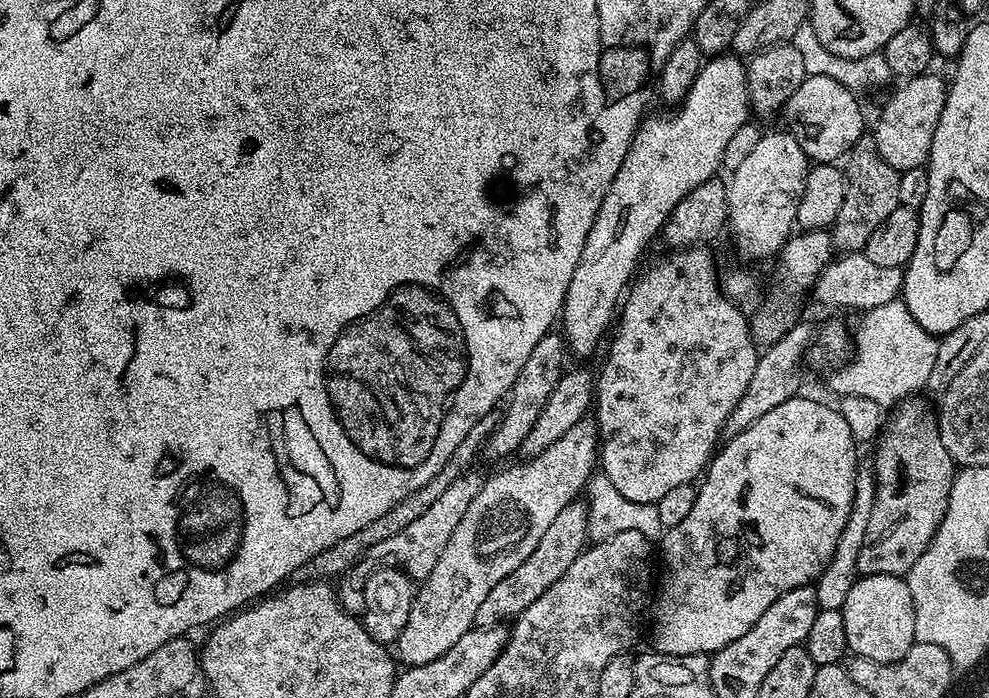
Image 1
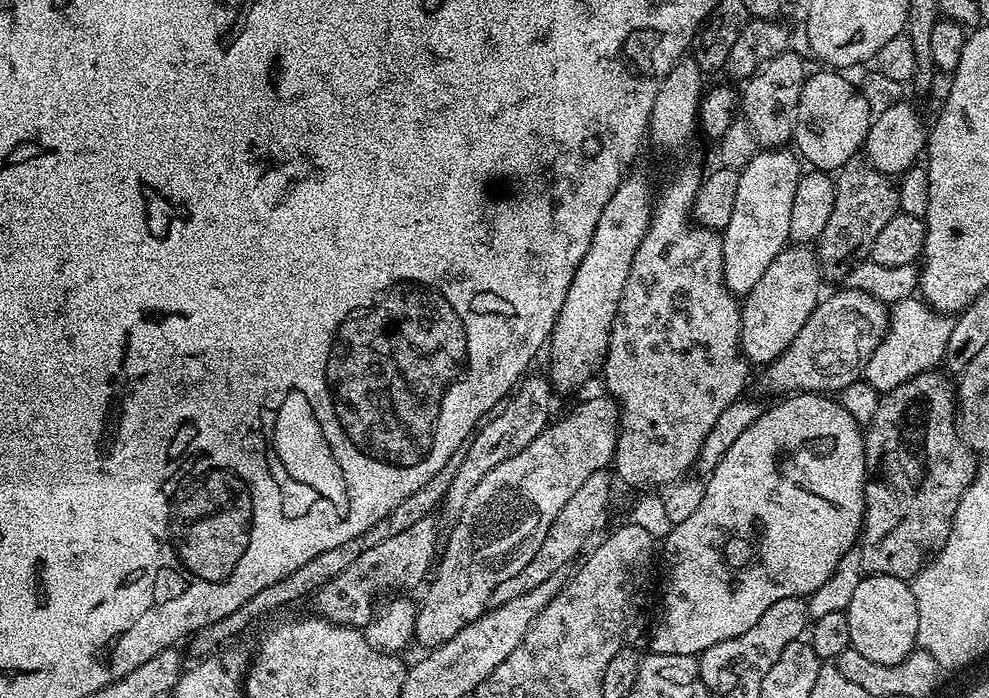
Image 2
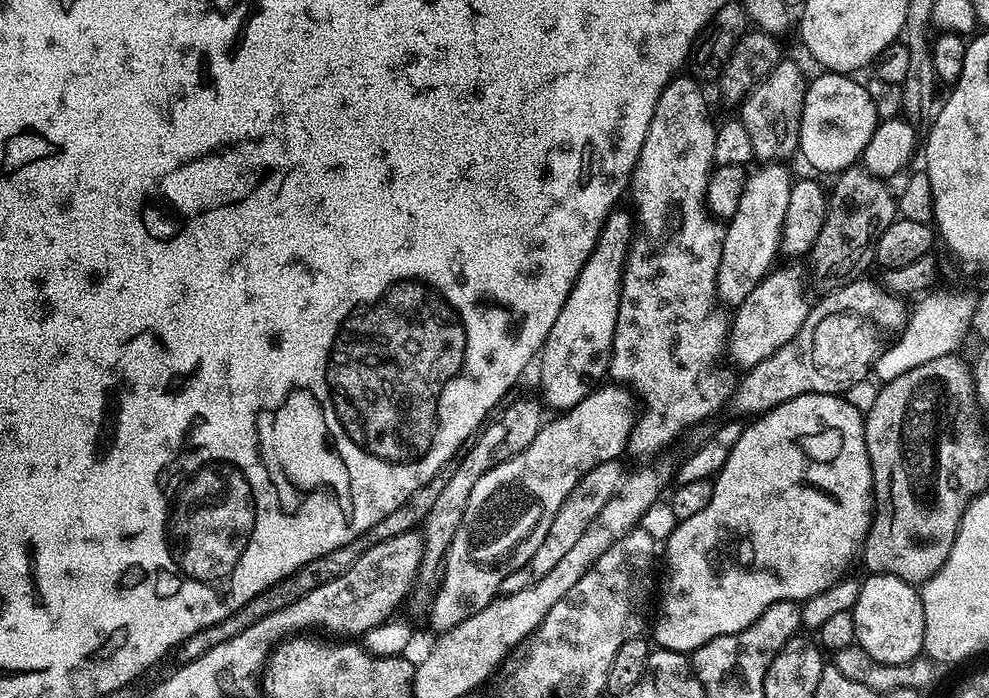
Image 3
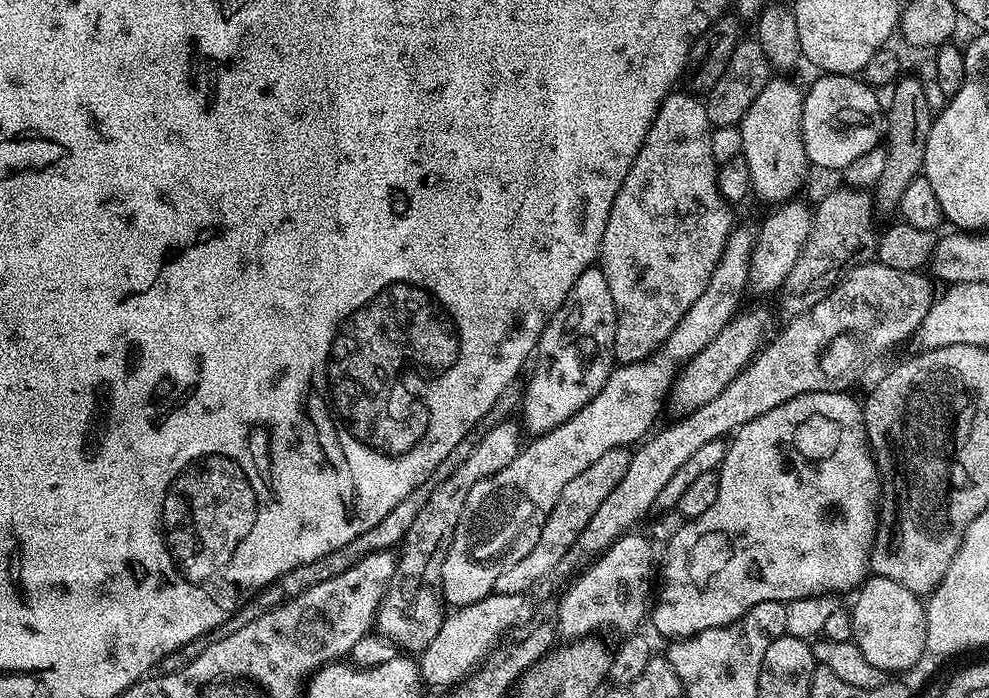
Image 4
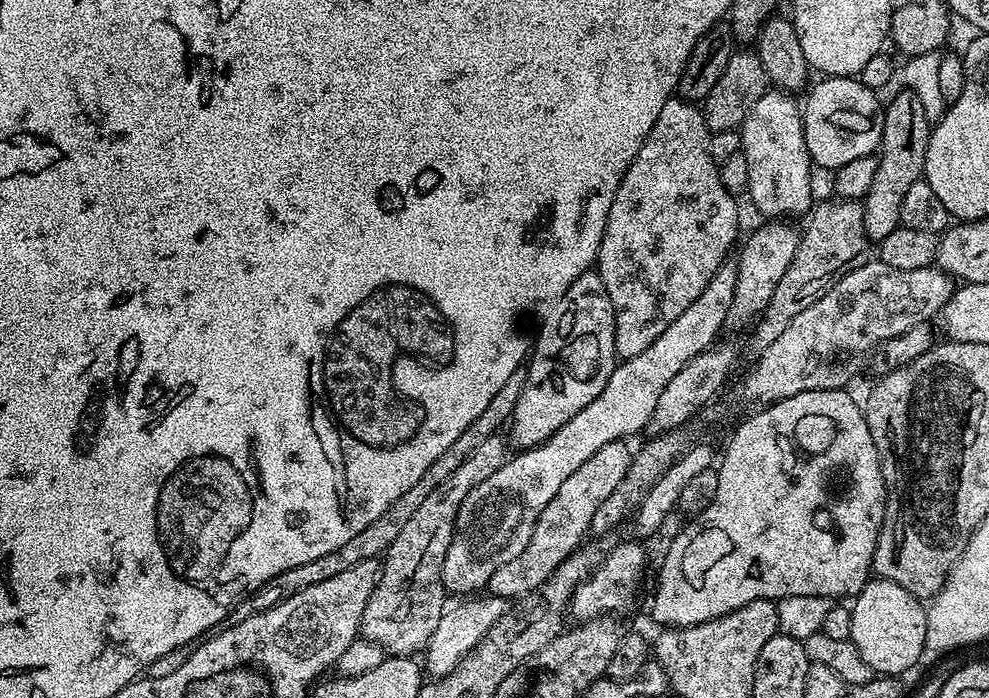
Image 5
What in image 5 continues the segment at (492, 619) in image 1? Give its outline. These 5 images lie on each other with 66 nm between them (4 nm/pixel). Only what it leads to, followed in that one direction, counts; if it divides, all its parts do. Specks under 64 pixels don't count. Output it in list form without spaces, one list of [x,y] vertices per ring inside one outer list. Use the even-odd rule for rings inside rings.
[[[623,440],[602,446],[598,454],[586,458],[586,462],[582,462],[582,466],[578,466],[578,470],[574,470],[566,482],[562,482],[558,494],[554,494],[546,510],[542,510],[526,550],[522,550],[514,562],[506,562],[506,566],[498,566],[498,570],[490,574],[487,591],[491,595],[511,598],[524,596],[527,592],[535,593],[540,585],[547,582],[550,574],[554,574],[556,567],[585,543],[598,507],[610,494],[614,494],[614,490],[618,490],[618,482],[622,482],[622,478],[626,478],[626,470],[630,470],[634,452],[628,446]]]

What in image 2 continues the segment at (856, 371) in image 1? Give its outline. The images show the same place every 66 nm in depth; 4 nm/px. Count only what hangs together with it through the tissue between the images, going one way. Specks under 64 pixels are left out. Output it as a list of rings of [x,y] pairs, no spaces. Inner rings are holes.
[[[920,298],[900,300],[897,304],[891,305],[888,332],[864,368],[863,379],[876,388],[877,392],[883,394],[894,390],[894,386],[898,386],[918,374],[935,369],[945,359],[947,344],[944,340],[950,342],[953,321],[950,319],[948,323],[944,324],[949,318],[947,315],[944,315],[941,320],[936,320],[936,324],[940,324],[940,328],[932,328],[932,336],[940,336],[940,340],[932,340],[932,344],[928,344],[928,340],[924,340],[924,336],[928,336],[928,320],[924,320],[924,316],[928,316],[931,310],[927,303]]]

